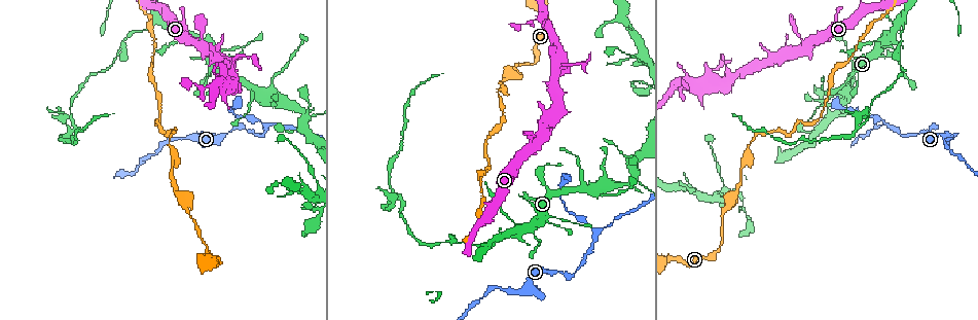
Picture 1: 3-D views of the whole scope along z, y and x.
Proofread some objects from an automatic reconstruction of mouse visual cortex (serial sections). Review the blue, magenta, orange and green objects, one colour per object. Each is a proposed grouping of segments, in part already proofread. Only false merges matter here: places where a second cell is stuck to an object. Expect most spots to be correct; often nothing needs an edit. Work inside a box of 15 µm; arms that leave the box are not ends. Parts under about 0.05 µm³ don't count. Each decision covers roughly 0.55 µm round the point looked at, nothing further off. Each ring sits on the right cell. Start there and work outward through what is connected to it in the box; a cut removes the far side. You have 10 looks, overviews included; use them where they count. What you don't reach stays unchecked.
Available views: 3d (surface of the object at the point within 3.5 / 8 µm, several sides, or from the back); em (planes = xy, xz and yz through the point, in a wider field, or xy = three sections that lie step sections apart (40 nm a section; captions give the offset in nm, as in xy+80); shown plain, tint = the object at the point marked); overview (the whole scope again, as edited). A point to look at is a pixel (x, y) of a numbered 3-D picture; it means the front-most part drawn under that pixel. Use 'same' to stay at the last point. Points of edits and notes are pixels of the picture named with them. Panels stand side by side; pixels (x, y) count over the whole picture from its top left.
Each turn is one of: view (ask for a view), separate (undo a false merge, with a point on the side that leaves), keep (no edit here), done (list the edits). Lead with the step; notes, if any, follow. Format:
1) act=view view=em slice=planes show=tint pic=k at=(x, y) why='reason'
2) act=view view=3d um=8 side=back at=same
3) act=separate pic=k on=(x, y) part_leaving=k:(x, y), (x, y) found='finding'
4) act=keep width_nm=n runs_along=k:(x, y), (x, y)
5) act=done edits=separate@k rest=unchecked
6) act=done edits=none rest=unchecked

act=view view=3d um=3.5 pic=1 at=(929, 132) why='abrupt turn'

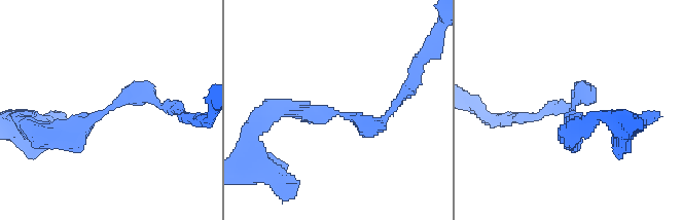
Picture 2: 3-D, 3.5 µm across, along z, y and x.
act=view view=em slice=xy step=2 show=tint pic=2 at=(112, 108) arm_widths_nm=150,250 why='now the EM'

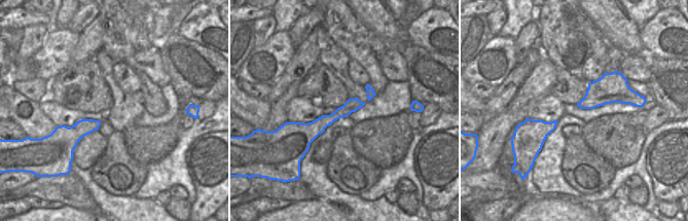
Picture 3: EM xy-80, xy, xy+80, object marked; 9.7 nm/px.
act=keep runs_along=2:(51, 135), (131, 94), (163, 107) found='continuous, no second cell'

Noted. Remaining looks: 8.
act=view view=3d um=3.5 pic=1 at=(194, 137) why='abrupt turn'

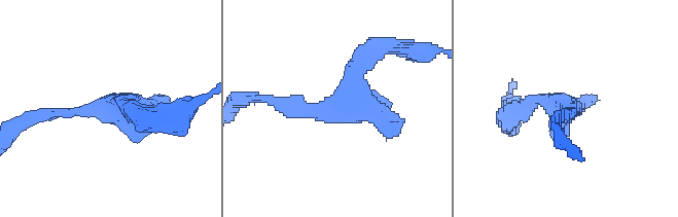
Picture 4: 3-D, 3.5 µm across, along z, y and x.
act=view view=em slice=xy step=1 show=plain pic=4 at=(337, 108)

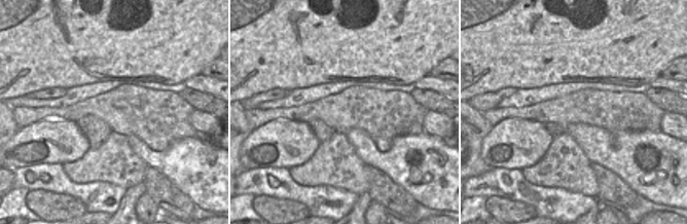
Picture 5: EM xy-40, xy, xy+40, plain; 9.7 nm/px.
act=view view=em slice=xy step=1 show=tint at=same why='with the object marked'

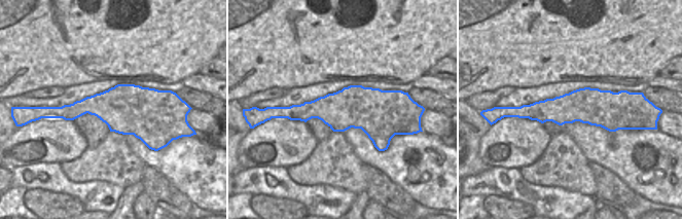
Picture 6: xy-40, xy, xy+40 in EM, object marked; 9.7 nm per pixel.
act=keep runs_along=4:(370, 51), (329, 112), (269, 101) found='all the same cell'

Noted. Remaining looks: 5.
act=view view=3d um=3.5 pic=1 at=(888, 125) why='three arms meet'

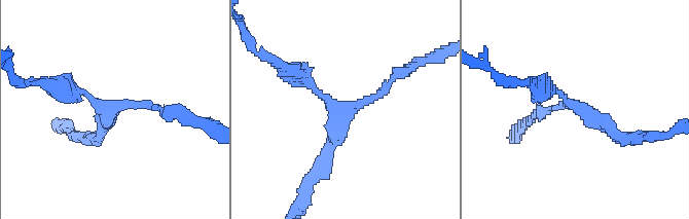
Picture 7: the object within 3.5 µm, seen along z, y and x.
act=view view=em slice=xy step=5 show=tint pic=7 at=(583, 108) arms=3 arm_widths_nm=100,150,200

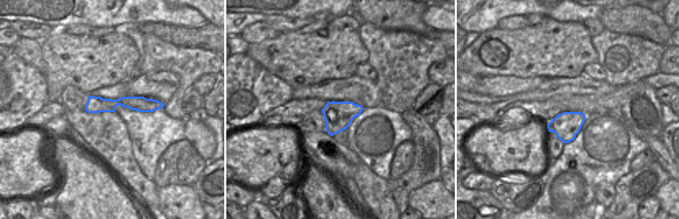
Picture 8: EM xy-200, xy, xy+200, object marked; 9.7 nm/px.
act=keep found='continuous, no second cell'

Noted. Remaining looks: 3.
act=view view=3d um=3.5 pic=1 at=(847, 96) why='four arms meet'

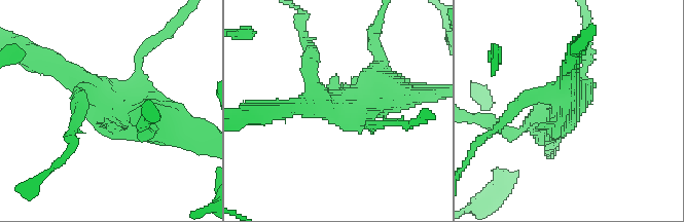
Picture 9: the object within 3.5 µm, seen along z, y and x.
act=view view=em slice=xy step=5 show=tint pic=9 at=(340, 105)

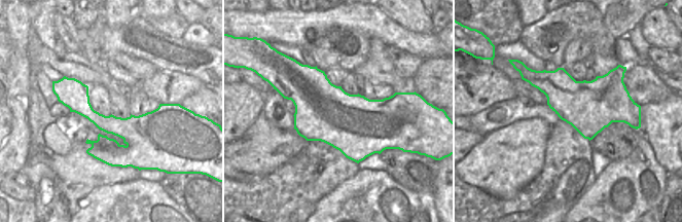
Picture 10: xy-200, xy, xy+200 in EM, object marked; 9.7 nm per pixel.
act=keep runs_along=9:(54, 63), (116, 113), (174, 130) found='all the same cell'

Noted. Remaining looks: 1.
act=done edits=none rest=unchecked

